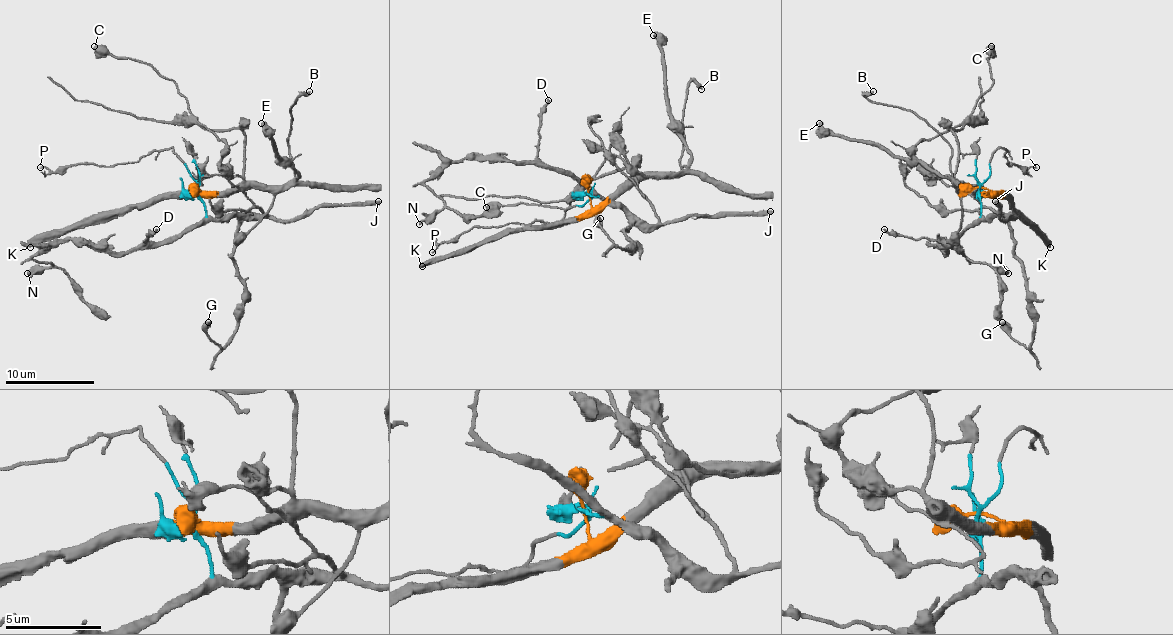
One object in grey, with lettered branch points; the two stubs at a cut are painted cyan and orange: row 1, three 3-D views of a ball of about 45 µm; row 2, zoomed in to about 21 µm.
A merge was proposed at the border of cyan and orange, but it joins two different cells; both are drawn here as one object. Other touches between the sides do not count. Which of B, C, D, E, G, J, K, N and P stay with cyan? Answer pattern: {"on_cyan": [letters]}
{"on_cyan": ["D", "G", "J", "N", "P"]}

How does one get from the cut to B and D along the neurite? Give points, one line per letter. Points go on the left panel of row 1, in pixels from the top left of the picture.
B: (197, 187), (201, 191), (210, 191), (287, 185), (293, 171), (289, 147), (291, 111), (295, 102), (309, 91)
D: (197, 187), (197, 198), (206, 214), (177, 236), (157, 243), (145, 241), (157, 230)

